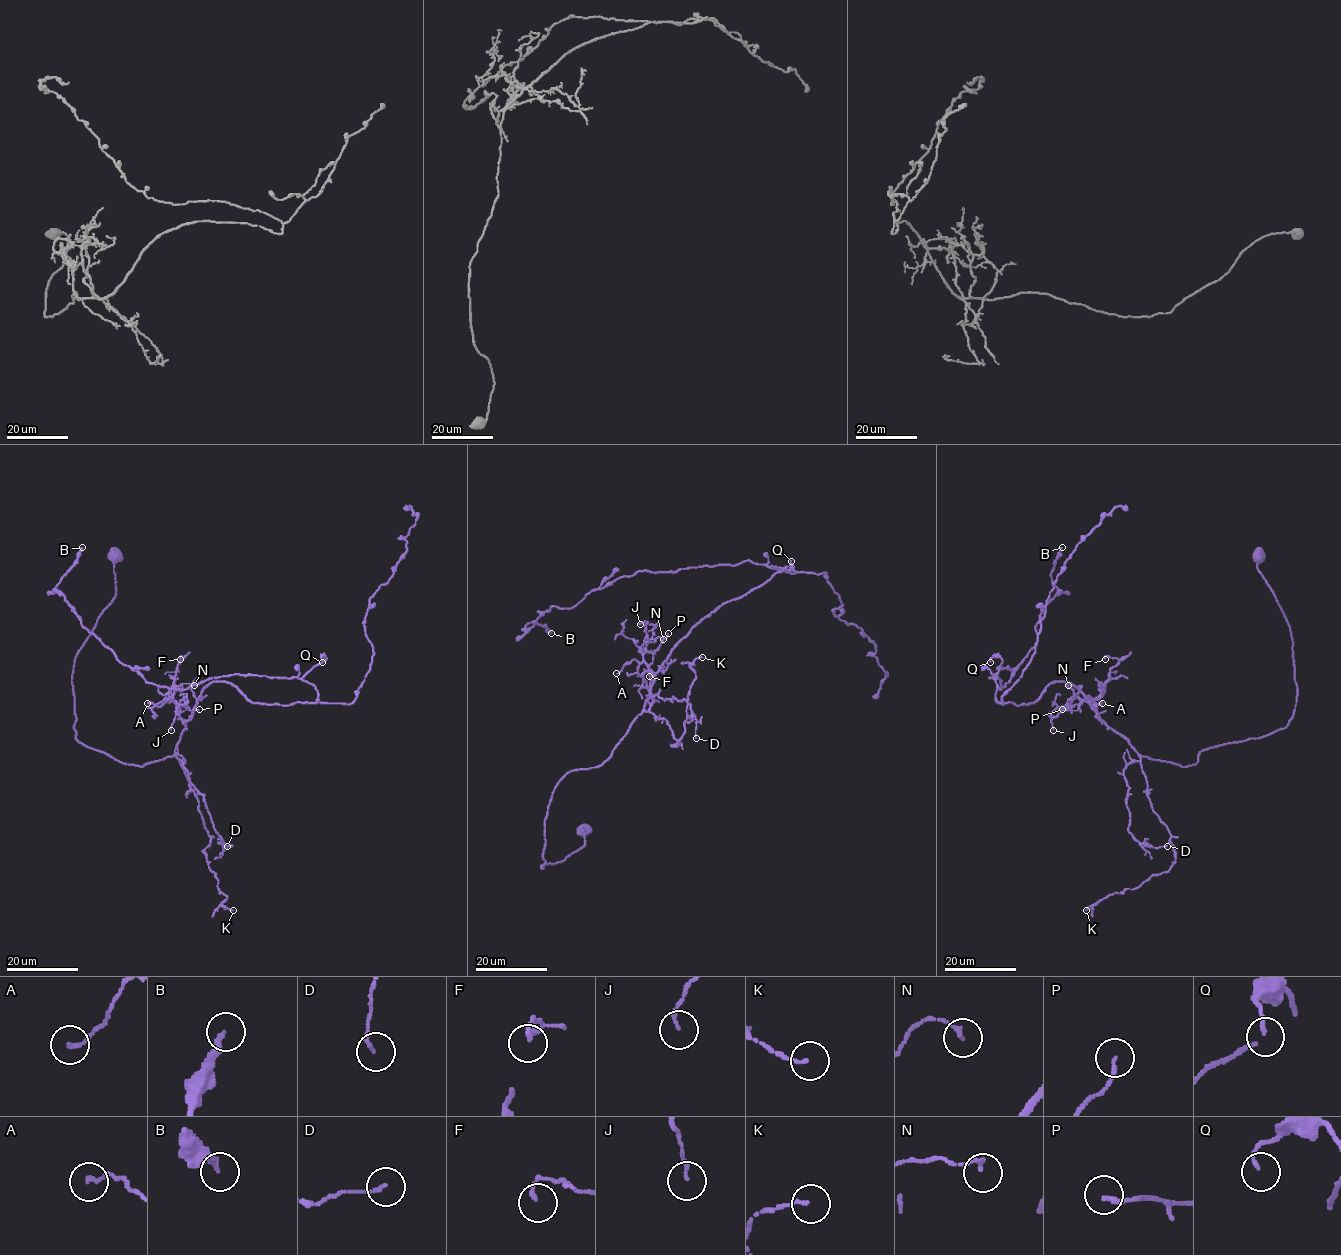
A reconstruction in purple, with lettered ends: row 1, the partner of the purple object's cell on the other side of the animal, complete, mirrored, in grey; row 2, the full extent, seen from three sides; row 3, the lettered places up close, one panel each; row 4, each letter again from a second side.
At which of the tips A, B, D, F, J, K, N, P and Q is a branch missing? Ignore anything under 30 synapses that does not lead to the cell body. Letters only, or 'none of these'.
none of these

